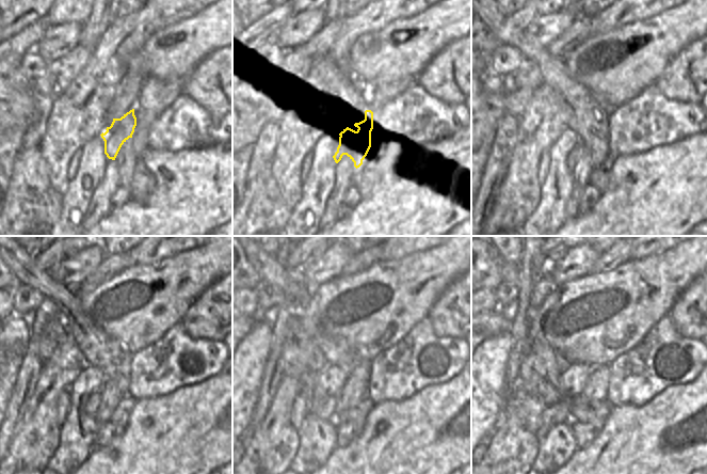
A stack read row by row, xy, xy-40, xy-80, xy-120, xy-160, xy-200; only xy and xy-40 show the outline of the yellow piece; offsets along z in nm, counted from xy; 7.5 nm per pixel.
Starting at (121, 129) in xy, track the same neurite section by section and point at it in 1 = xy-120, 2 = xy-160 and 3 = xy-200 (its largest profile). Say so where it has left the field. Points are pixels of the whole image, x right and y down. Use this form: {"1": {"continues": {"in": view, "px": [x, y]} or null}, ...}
{"1": {"continues": {"in": "xy-120", "px": [121, 378]}}, "2": {"continues": {"in": "xy-160", "px": [323, 408]}}, "3": {"continues": {"in": "xy-200", "px": [558, 413]}}}

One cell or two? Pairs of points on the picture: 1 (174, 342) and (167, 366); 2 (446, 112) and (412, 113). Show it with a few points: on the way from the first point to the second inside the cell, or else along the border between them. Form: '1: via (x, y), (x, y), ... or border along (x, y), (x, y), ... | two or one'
1: via (174, 348), (173, 360) | one
2: via (437, 113), (420, 113) | one

